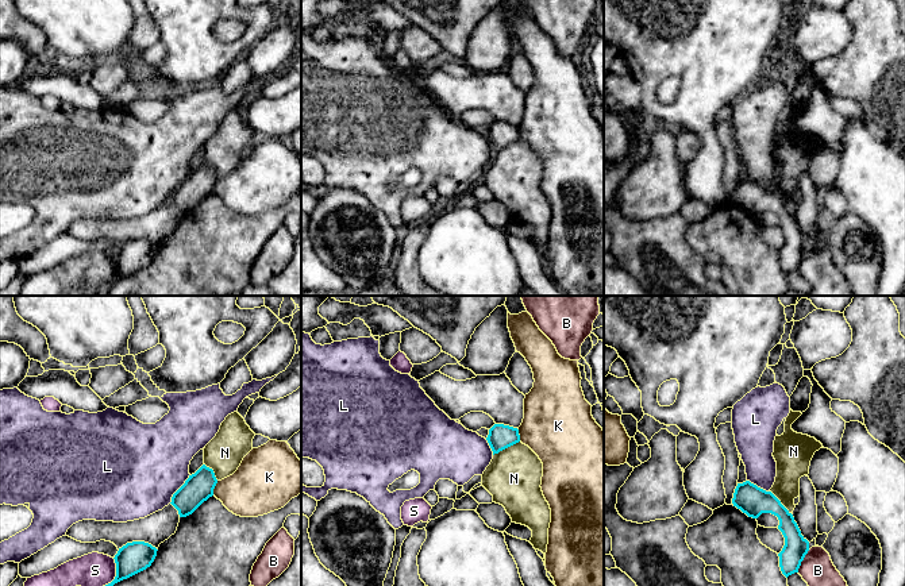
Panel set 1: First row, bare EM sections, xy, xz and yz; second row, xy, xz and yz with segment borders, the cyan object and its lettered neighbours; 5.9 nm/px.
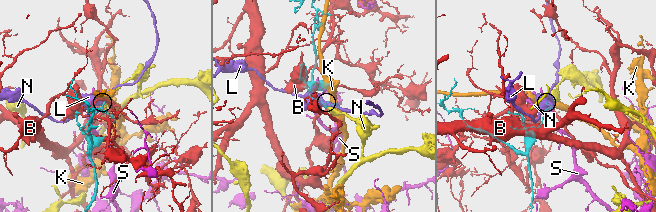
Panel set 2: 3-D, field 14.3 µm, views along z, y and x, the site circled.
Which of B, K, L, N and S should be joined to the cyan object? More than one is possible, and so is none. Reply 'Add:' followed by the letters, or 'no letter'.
Add: no letter

